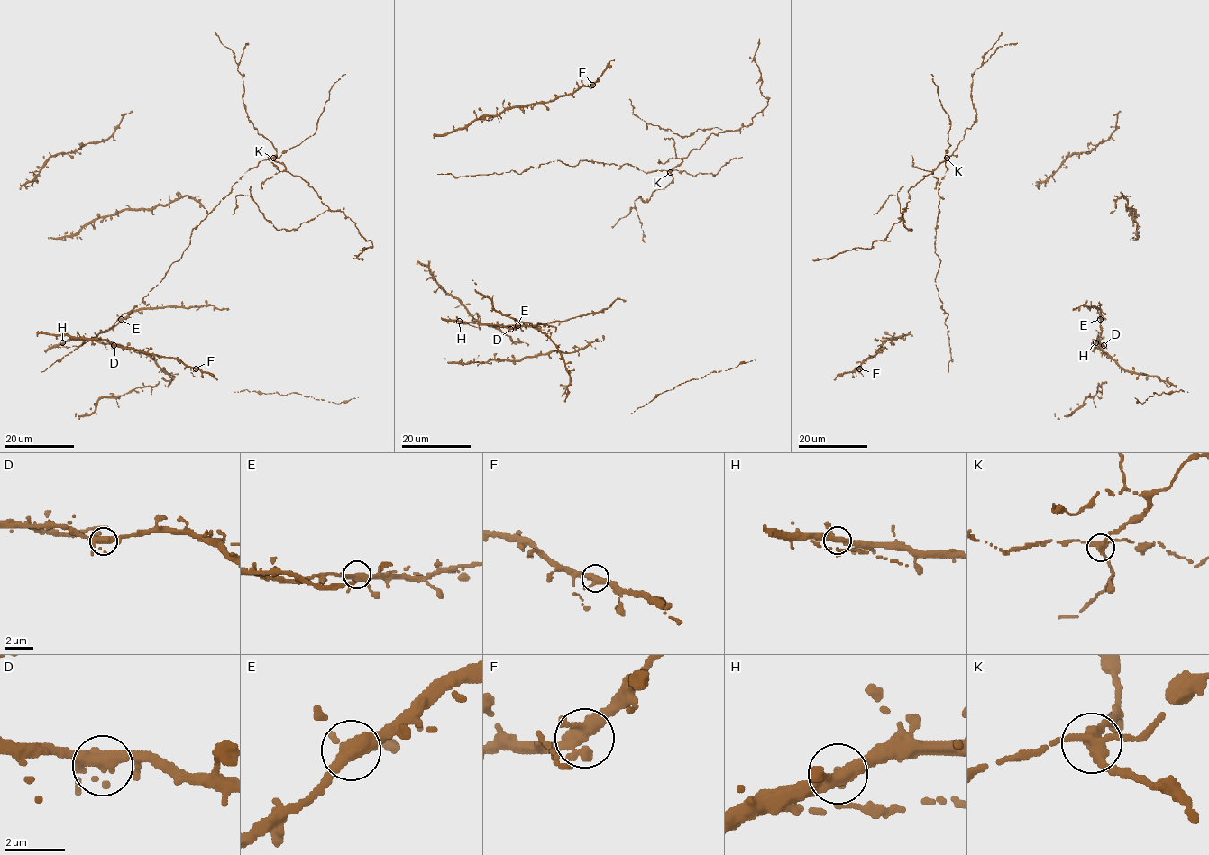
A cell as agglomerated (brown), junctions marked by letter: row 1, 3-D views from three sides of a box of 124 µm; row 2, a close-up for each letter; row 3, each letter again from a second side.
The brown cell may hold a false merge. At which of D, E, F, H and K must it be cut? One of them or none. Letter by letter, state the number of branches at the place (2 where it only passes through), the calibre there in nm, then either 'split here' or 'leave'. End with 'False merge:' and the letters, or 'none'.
D: 4 | 360 nm | leave
E: 5 | 400 nm | leave
F: 4 | 360 nm | leave
H: 4 | 340 nm | leave
K: 4 | 400 nm | split here
False merge: K

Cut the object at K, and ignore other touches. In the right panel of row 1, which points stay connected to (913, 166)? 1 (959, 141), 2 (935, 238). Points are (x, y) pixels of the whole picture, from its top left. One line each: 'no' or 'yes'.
1: yes
2: no

